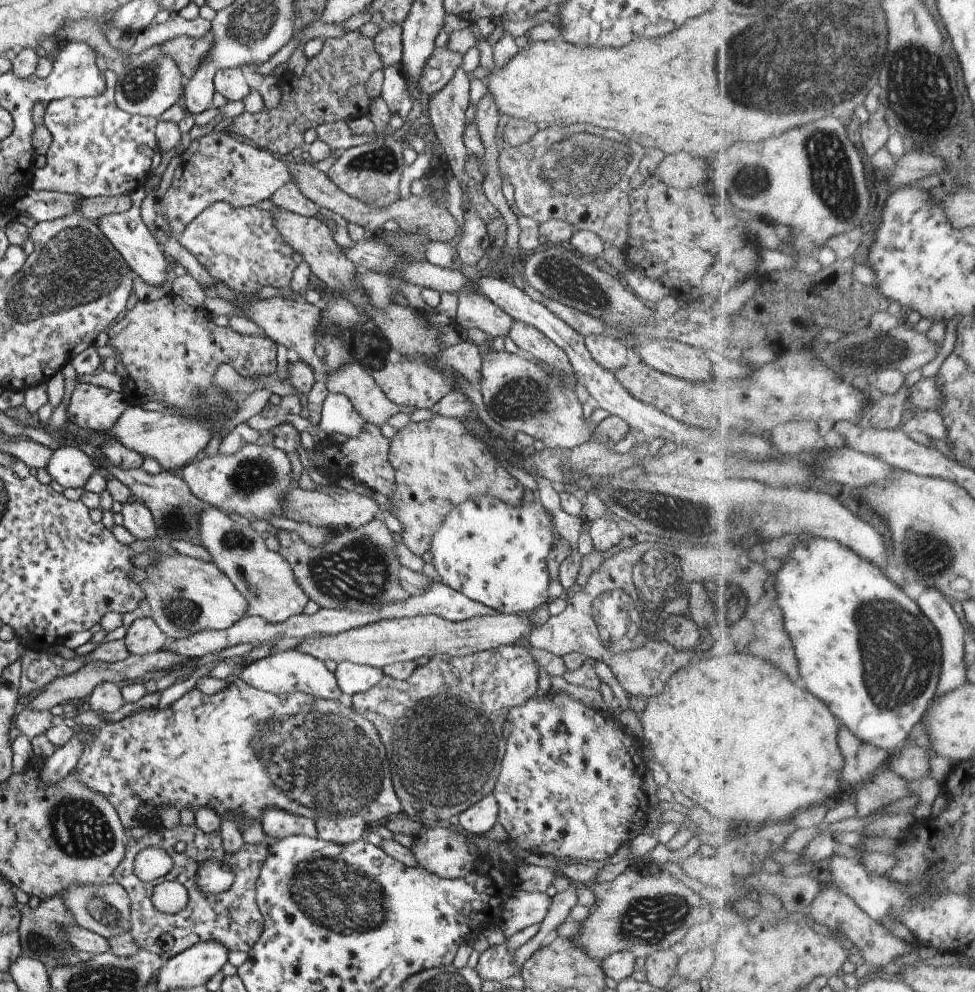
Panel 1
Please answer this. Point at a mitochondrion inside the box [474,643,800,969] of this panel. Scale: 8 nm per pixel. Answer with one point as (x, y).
(650, 921)

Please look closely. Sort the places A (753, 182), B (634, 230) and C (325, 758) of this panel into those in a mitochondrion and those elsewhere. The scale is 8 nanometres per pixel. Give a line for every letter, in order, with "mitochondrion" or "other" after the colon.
A: mitochondrion
B: other
C: mitochondrion

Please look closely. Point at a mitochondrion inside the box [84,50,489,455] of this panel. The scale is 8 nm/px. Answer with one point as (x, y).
(138, 84)

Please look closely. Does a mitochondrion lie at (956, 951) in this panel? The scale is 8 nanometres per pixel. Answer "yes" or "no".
no

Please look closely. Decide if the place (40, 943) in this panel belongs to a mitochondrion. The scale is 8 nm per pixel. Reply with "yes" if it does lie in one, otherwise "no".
yes

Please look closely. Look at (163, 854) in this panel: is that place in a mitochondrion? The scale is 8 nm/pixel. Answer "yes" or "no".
no

